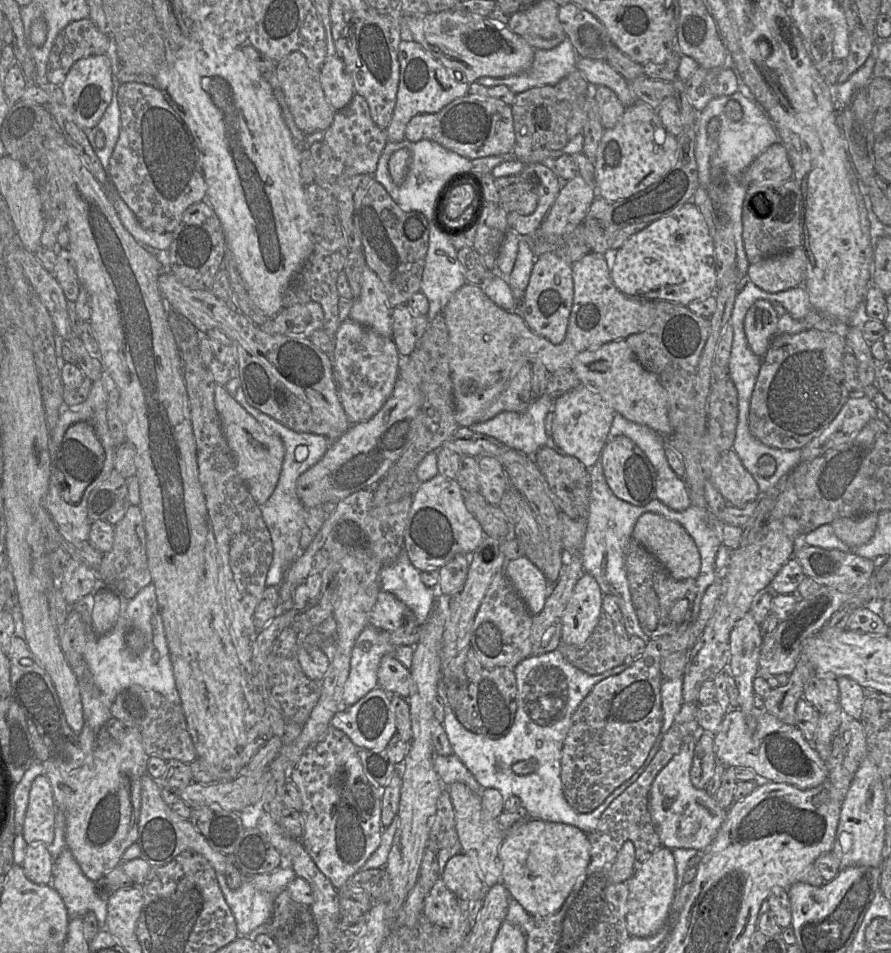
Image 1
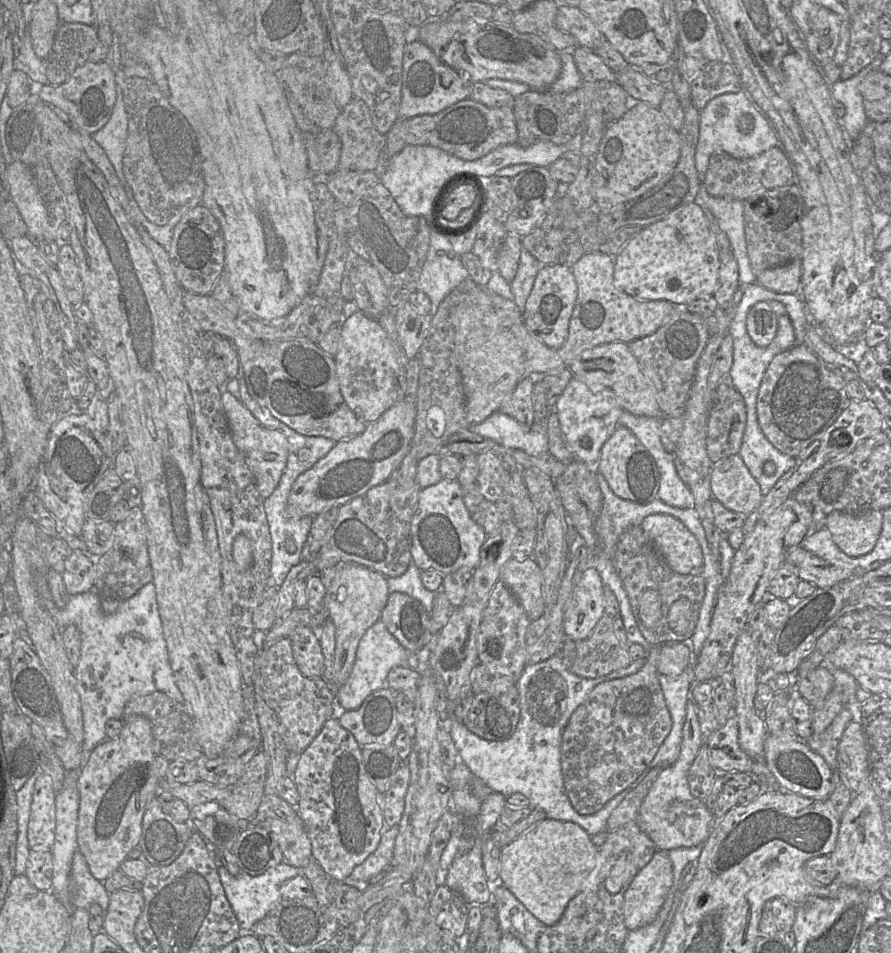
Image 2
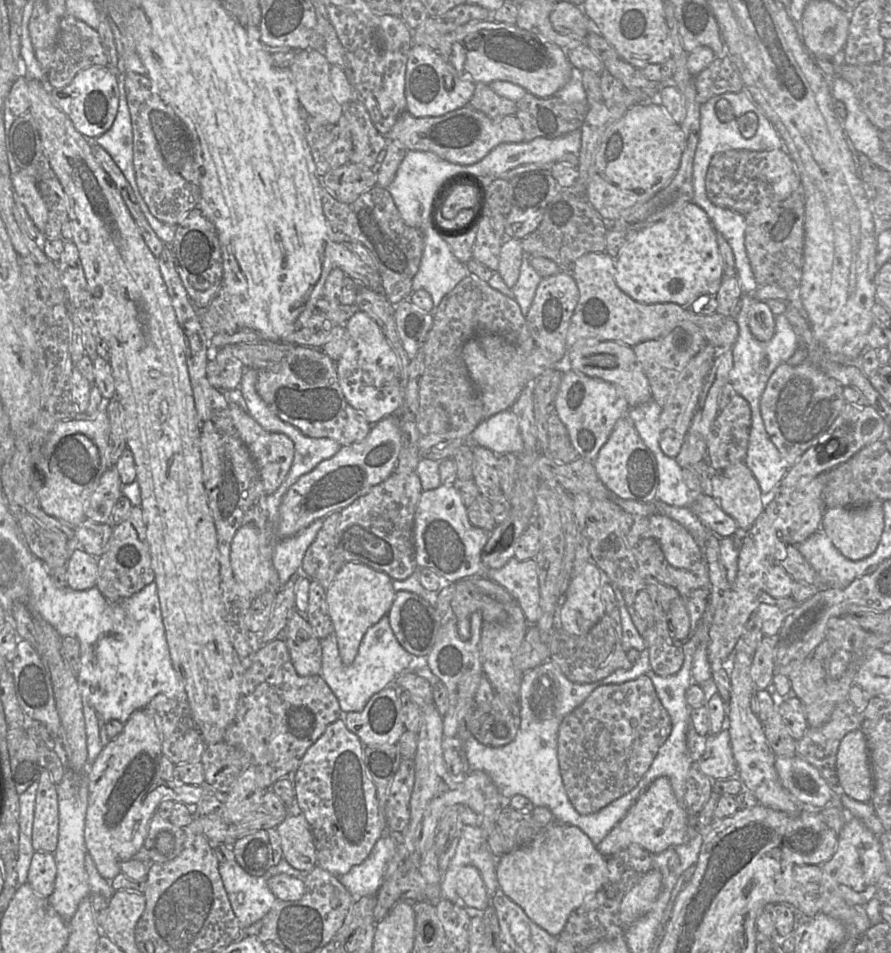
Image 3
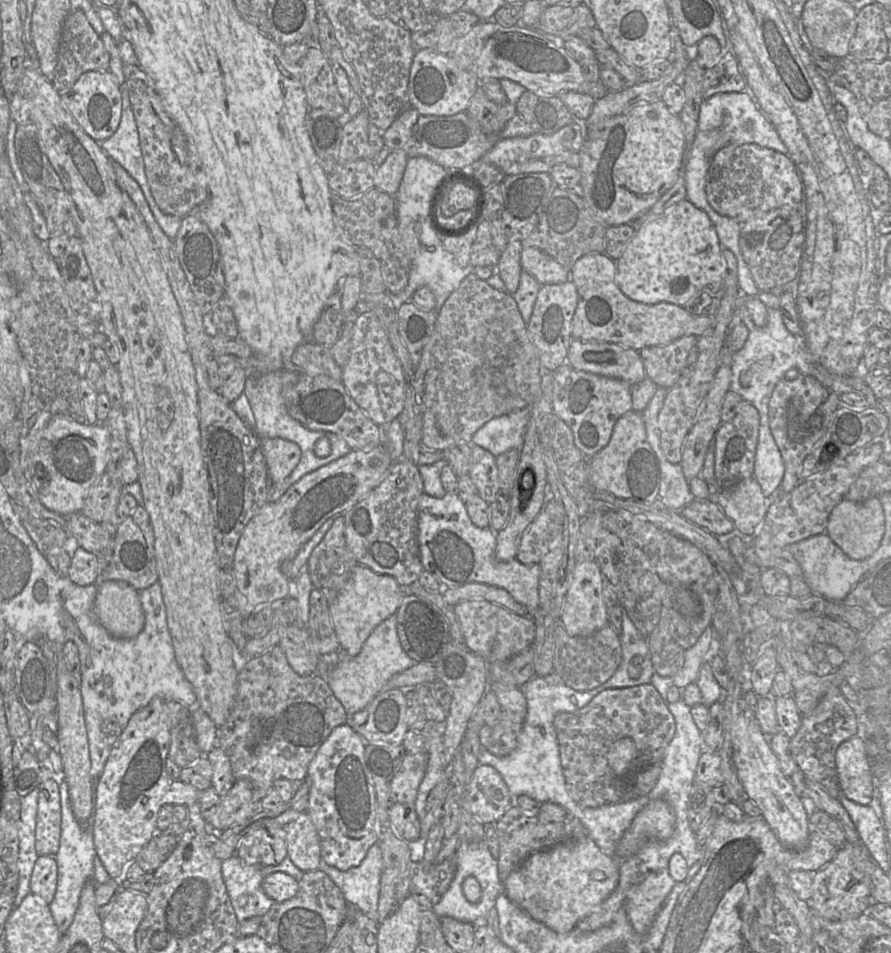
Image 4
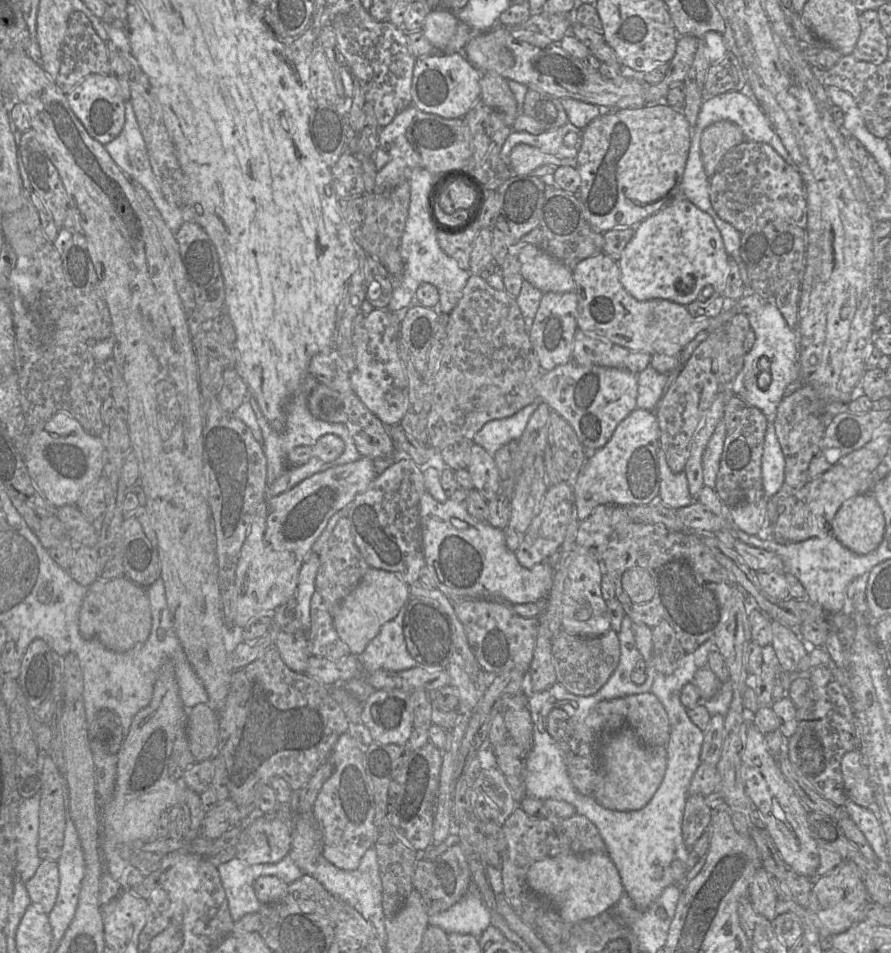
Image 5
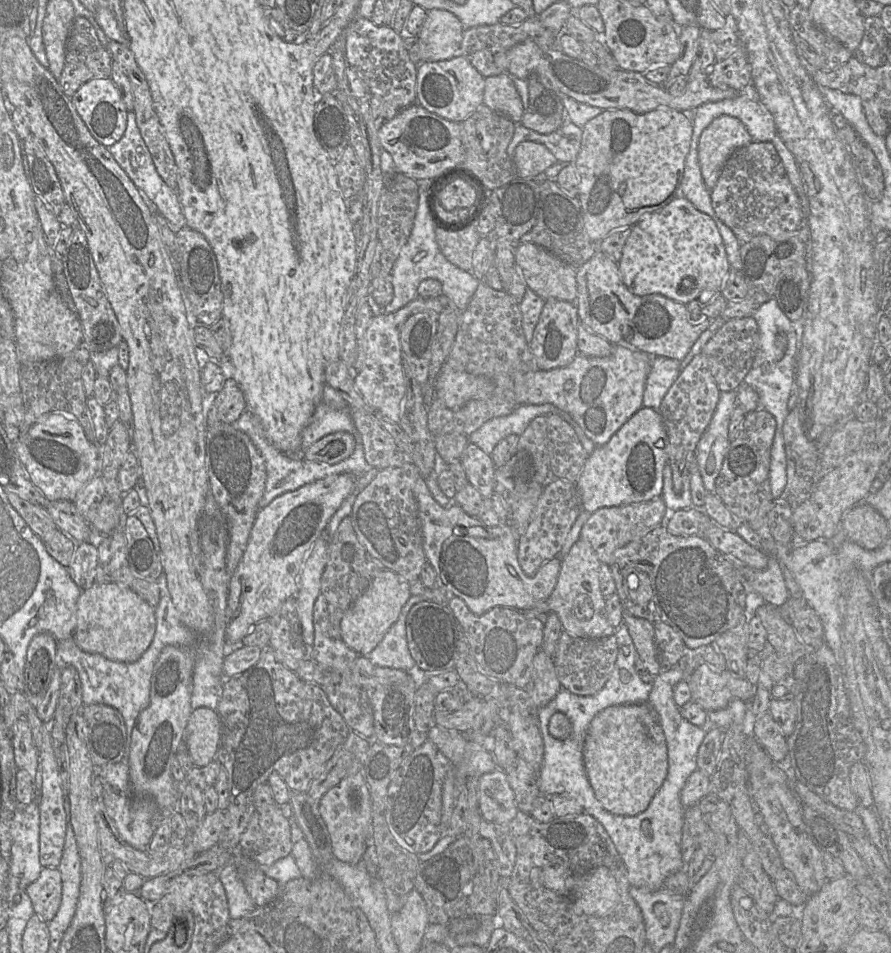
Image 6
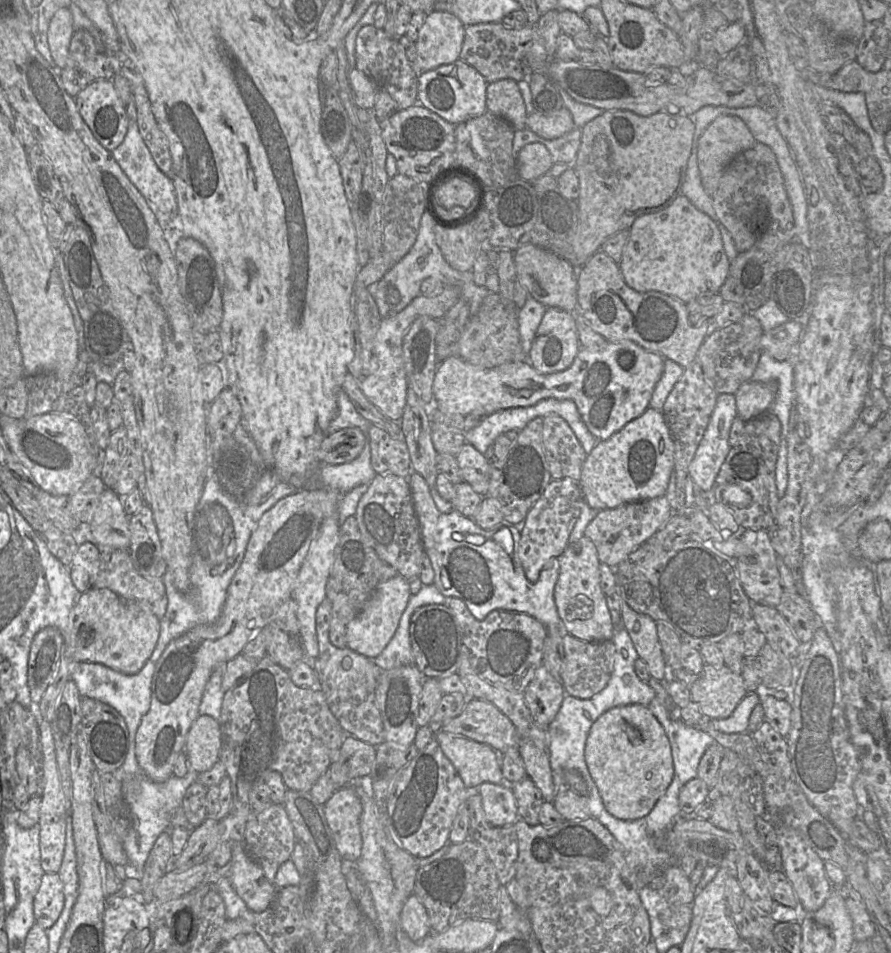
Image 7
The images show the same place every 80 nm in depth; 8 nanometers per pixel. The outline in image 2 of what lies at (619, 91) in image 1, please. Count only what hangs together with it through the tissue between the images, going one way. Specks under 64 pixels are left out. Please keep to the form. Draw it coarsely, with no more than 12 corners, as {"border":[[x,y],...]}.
{"border":[[576,46],[572,55],[584,81],[617,81],[594,50]]}

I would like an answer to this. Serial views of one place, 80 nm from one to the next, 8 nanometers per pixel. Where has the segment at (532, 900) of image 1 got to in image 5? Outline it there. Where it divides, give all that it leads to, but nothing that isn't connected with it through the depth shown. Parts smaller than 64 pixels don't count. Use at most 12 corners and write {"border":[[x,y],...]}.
{"border":[[607,854],[538,860],[529,888],[567,923],[624,893]]}

